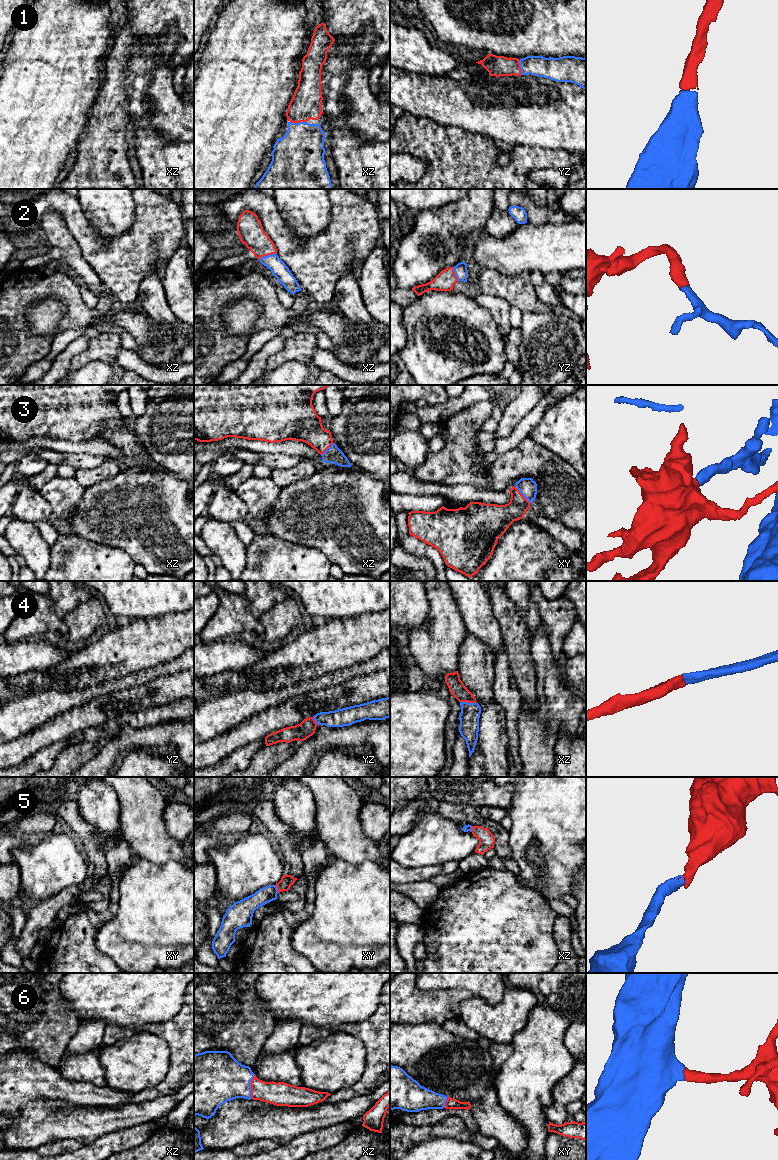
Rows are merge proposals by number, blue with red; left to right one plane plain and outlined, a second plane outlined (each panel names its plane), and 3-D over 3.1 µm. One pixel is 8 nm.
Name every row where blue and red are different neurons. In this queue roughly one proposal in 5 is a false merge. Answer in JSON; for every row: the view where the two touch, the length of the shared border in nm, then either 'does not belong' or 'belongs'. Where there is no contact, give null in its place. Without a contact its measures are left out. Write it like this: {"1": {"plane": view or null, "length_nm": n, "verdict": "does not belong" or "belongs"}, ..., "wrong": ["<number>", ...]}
{"1": {"plane": "xz", "length_nm": 140, "verdict": "belongs"}, "2": {"plane": "xz", "length_nm": 150, "verdict": "belongs"}, "3": {"plane": "xy", "length_nm": 190, "verdict": "belongs"}, "4": {"plane": "xz", "length_nm": 130, "verdict": "belongs"}, "5": {"plane": "xy", "length_nm": 70, "verdict": "belongs"}, "6": {"plane": "xz", "length_nm": 200, "verdict": "belongs"}, "wrong": []}

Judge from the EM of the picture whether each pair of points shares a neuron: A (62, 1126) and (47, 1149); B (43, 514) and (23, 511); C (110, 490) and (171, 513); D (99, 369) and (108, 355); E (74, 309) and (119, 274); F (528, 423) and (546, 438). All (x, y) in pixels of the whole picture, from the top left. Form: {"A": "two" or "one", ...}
{"A": "two", "B": "one", "C": "one", "D": "two", "E": "two", "F": "two"}

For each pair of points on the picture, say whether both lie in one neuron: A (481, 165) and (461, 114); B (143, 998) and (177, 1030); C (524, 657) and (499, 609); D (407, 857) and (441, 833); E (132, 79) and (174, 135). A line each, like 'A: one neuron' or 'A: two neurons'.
A: two neurons
B: two neurons
C: one neuron
D: one neuron
E: two neurons

